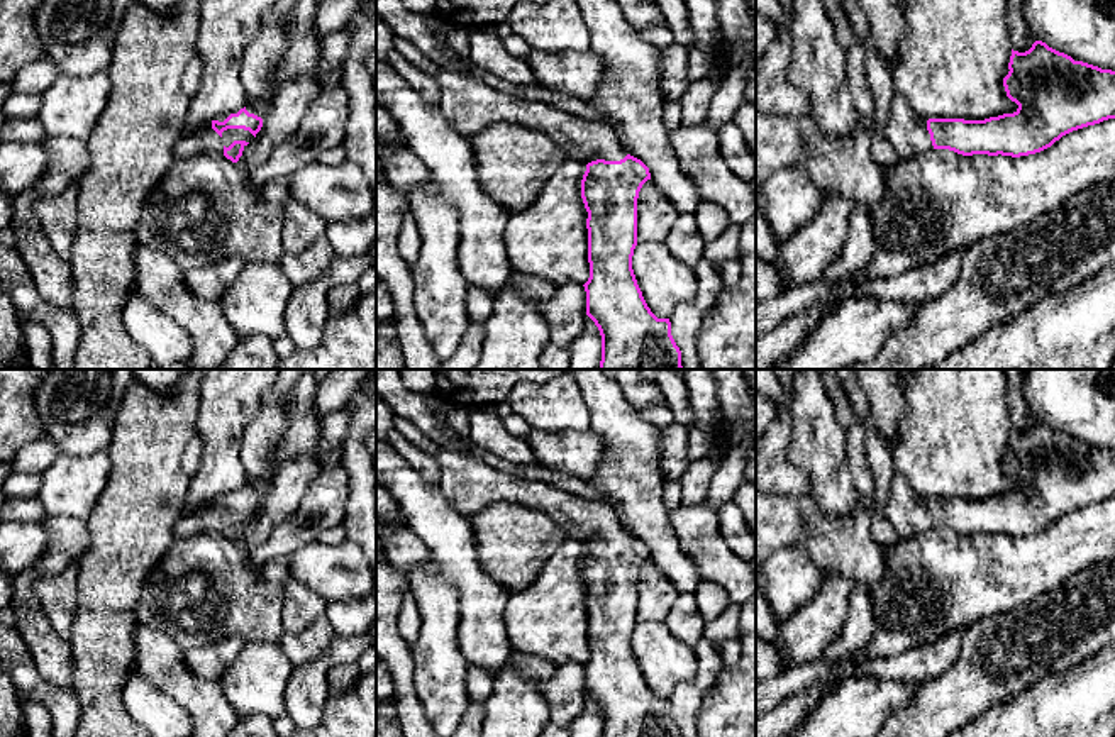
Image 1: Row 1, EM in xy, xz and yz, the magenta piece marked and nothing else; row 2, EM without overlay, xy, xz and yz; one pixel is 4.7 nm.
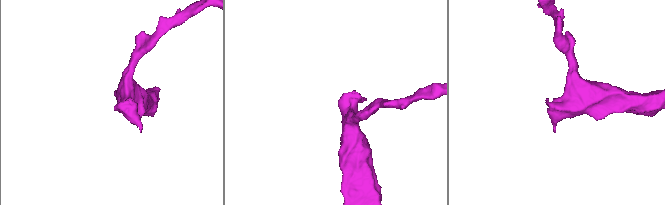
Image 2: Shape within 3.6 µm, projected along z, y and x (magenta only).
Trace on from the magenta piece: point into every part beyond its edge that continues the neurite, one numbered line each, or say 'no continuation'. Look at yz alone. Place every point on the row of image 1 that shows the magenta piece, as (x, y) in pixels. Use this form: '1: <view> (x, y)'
1: yz (907, 131)

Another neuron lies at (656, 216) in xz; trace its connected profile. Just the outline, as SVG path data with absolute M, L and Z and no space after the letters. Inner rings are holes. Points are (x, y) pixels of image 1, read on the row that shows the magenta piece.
M647 180L637 198L637 242L666 242L678 208Z

